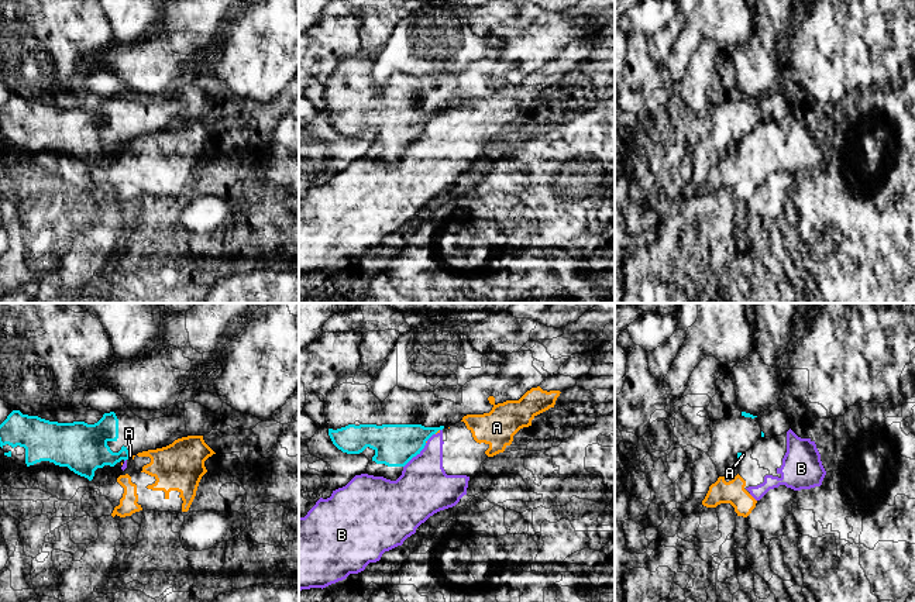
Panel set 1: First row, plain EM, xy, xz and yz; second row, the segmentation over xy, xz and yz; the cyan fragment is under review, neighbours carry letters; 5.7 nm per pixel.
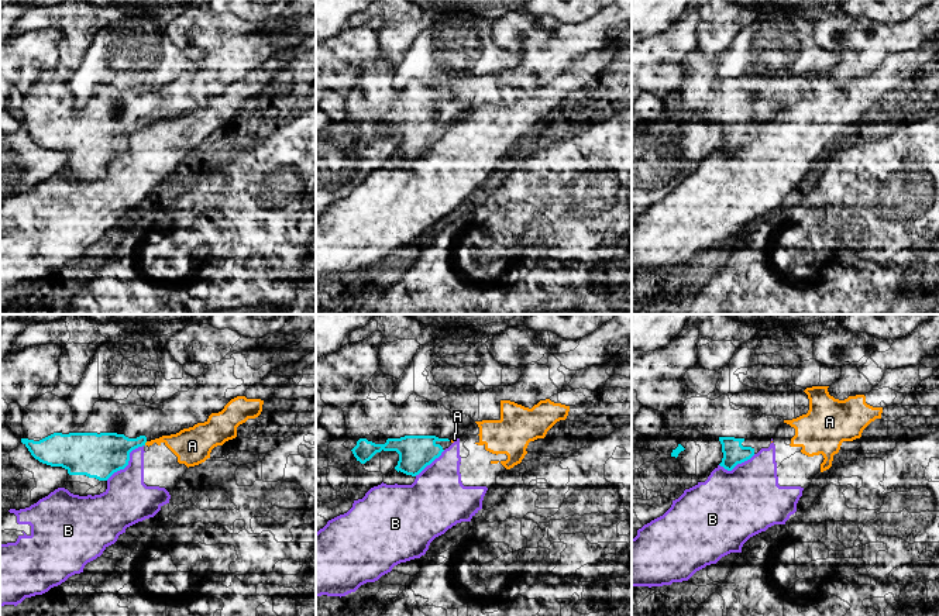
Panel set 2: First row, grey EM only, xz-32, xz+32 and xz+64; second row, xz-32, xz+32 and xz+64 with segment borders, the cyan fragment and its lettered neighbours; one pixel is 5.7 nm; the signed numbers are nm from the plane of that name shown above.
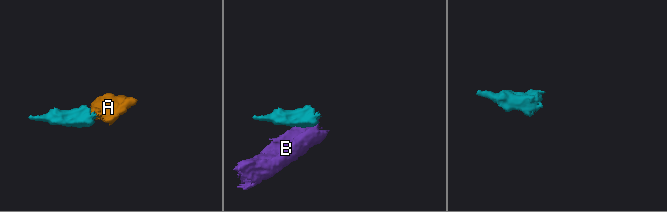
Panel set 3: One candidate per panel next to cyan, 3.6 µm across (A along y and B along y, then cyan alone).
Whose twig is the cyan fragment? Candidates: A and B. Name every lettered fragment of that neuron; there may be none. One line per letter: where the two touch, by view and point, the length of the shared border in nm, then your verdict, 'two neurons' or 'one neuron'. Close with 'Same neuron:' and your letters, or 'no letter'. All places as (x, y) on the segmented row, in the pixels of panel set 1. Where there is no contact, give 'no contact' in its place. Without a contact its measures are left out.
A: yz (740, 454) | 40 nm | two neurons
B: xz (415, 456) | 190 nm | two neurons
Same neuron: no letter

